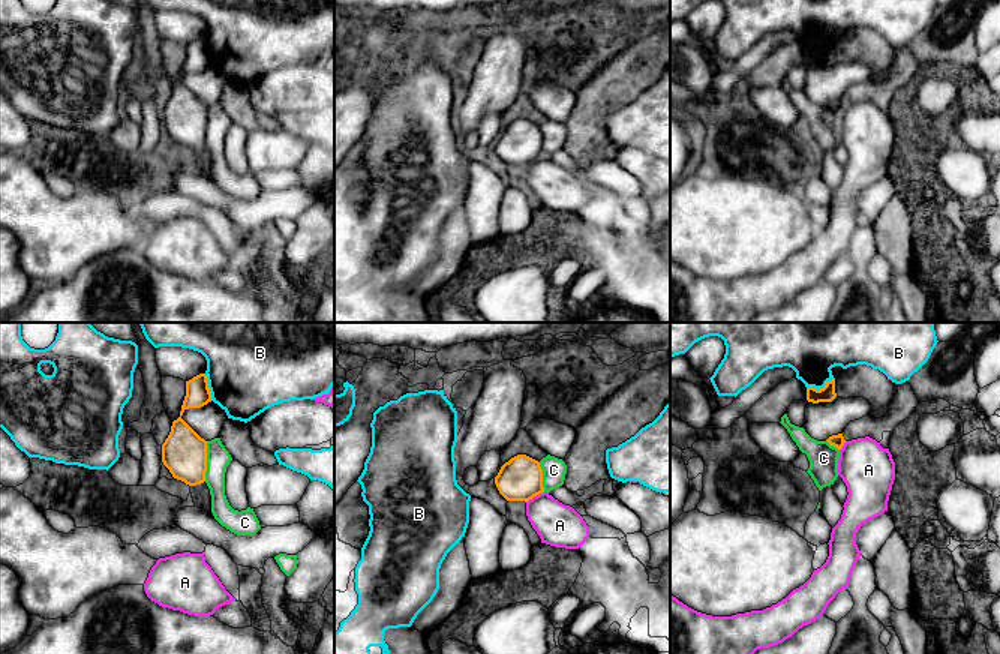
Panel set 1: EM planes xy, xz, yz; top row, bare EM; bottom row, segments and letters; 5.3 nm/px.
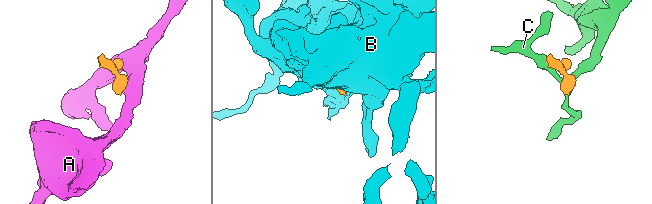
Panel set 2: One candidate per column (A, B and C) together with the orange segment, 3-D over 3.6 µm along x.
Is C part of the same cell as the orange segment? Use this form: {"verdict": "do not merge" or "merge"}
{"verdict": "do not merge"}

